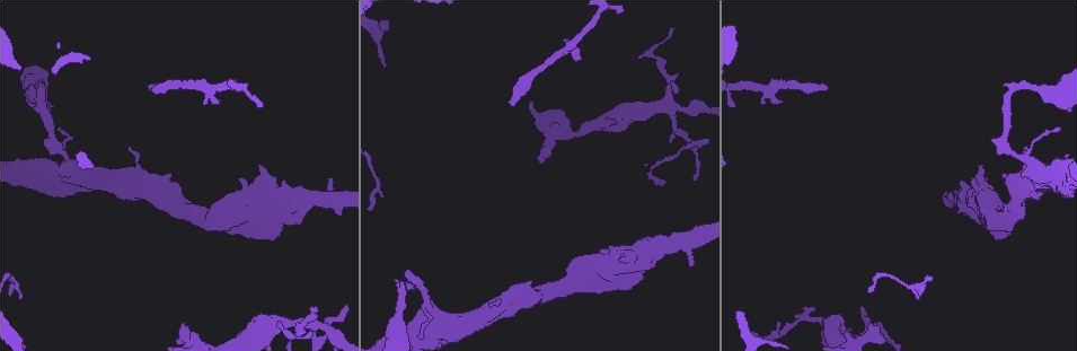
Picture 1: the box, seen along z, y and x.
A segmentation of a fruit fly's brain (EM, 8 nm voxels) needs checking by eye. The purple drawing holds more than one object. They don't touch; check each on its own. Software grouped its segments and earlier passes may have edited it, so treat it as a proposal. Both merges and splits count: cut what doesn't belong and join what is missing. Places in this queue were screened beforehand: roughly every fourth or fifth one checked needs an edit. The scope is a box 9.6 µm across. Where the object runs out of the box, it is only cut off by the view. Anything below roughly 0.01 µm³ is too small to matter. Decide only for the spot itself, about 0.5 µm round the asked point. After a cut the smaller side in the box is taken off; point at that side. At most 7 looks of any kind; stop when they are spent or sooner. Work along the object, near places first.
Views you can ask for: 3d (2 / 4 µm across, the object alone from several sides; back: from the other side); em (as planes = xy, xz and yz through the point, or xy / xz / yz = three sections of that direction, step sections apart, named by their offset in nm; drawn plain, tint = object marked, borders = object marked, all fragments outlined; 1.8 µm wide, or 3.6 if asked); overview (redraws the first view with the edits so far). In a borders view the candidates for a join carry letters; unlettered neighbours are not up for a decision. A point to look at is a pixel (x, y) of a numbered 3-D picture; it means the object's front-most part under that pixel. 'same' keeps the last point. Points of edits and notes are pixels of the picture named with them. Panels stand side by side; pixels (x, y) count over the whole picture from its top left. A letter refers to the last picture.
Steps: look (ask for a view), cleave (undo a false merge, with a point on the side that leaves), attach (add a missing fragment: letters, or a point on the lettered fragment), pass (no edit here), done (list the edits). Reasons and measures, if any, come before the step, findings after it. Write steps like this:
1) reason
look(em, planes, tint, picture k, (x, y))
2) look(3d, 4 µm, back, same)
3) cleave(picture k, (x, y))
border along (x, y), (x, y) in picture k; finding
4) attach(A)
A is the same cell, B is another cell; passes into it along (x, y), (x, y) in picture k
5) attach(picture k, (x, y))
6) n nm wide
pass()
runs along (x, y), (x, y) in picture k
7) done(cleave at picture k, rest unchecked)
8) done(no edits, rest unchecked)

look(em, xz, step 8, tint, picture 1, (152, 88))

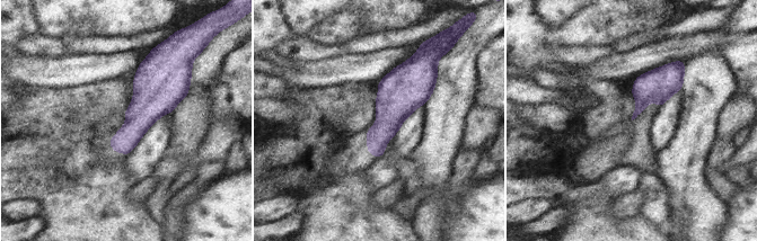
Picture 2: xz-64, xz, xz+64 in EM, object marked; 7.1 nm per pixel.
look(em, planes, borders, same)

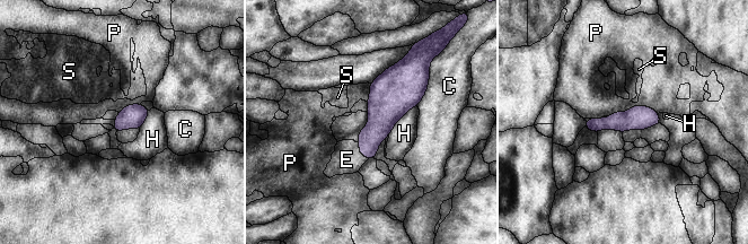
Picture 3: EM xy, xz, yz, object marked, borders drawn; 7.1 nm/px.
attach(picture 3, (346, 159))
E is the same cell, C, H, P and S are other cells; passes into it along (380, 123), (360, 151), (346, 159) in picture 3; the neuron continues

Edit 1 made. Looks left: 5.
redraw
look(overview)

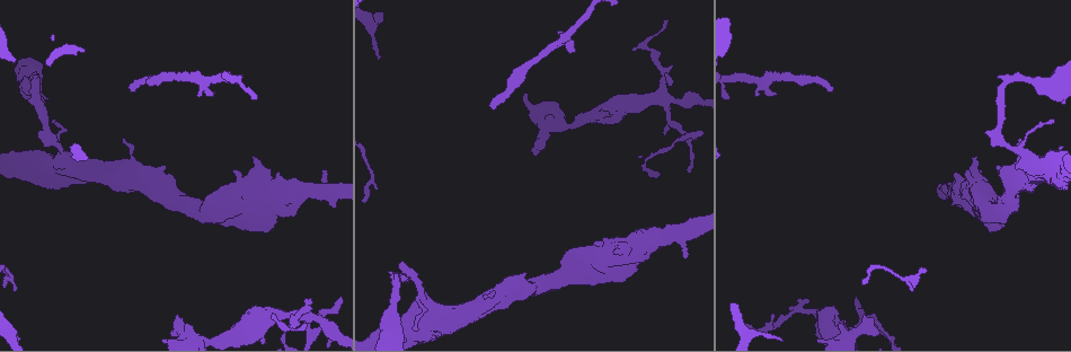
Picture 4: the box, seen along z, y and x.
thick end
look(em, planes, borders, picture 4, (614, 249))

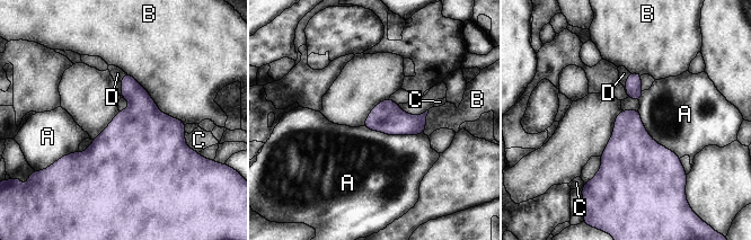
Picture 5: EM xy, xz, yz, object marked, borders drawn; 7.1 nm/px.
220 nm wide; B touches over 550 nm
attach(picture 5, (117, 73))
D is the same cell, A, B and C are other cells; it goes on there

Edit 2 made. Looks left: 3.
done(attach at picture 3, attach at picture 5, rest unchecked)

